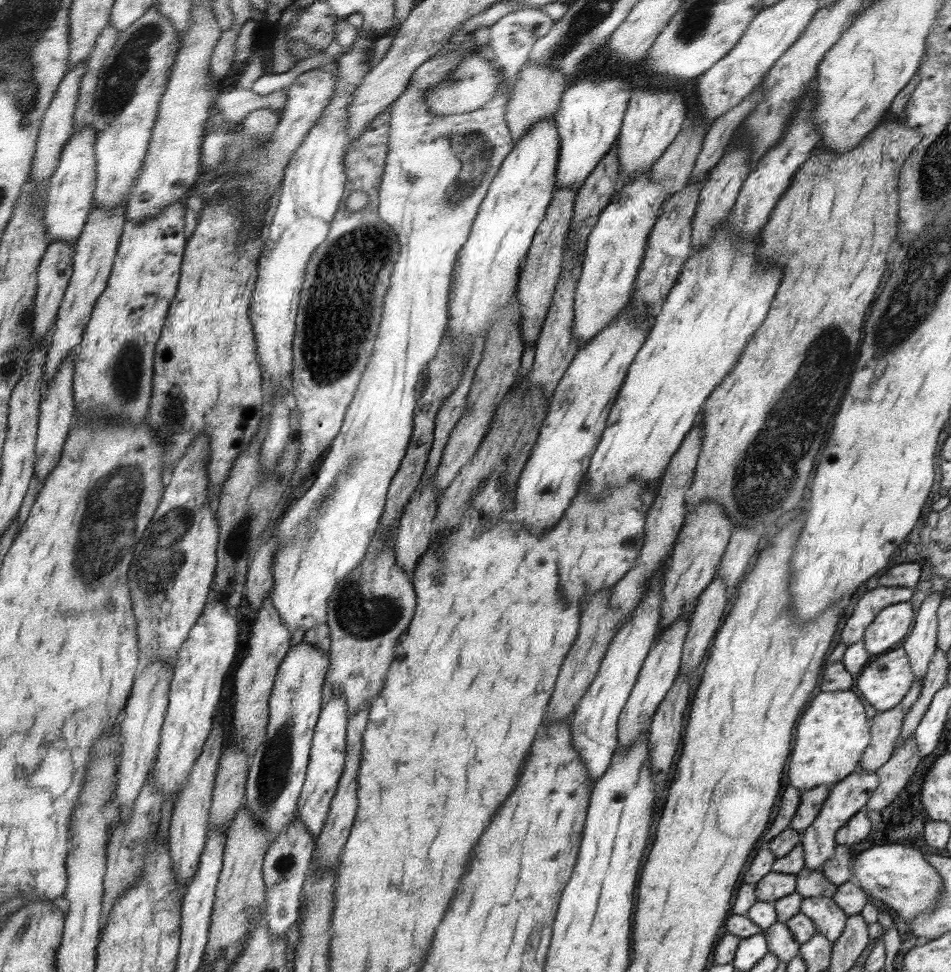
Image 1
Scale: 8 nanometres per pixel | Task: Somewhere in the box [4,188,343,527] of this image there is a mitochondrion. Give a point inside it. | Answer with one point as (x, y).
(126, 375)

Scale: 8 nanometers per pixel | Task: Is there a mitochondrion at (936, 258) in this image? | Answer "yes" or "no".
yes

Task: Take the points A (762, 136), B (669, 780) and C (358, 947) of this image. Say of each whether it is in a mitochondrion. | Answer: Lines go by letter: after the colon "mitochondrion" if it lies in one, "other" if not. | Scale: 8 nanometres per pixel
A: mitochondrion
B: other
C: other

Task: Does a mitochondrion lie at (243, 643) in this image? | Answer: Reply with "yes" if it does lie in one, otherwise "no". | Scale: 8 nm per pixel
no

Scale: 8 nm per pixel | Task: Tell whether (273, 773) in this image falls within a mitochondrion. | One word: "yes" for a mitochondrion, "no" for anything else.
yes

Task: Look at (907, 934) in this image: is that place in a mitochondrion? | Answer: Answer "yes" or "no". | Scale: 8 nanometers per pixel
no

